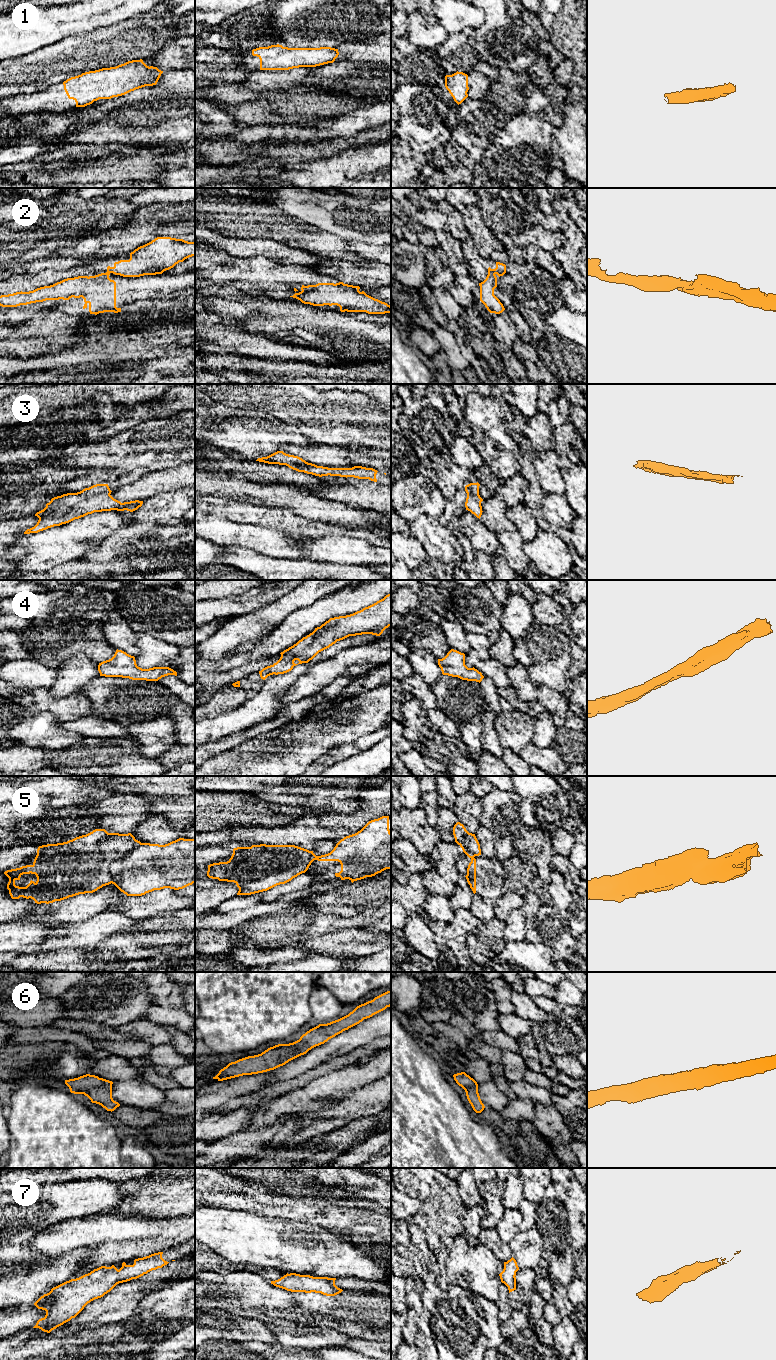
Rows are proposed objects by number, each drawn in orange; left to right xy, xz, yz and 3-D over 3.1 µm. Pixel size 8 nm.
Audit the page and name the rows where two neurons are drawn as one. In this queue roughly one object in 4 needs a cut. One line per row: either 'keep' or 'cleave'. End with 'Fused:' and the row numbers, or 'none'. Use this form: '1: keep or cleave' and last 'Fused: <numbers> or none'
1: keep
2: cleave
3: keep
4: keep
5: cleave
6: keep
7: keep
Fused: 2, 5

